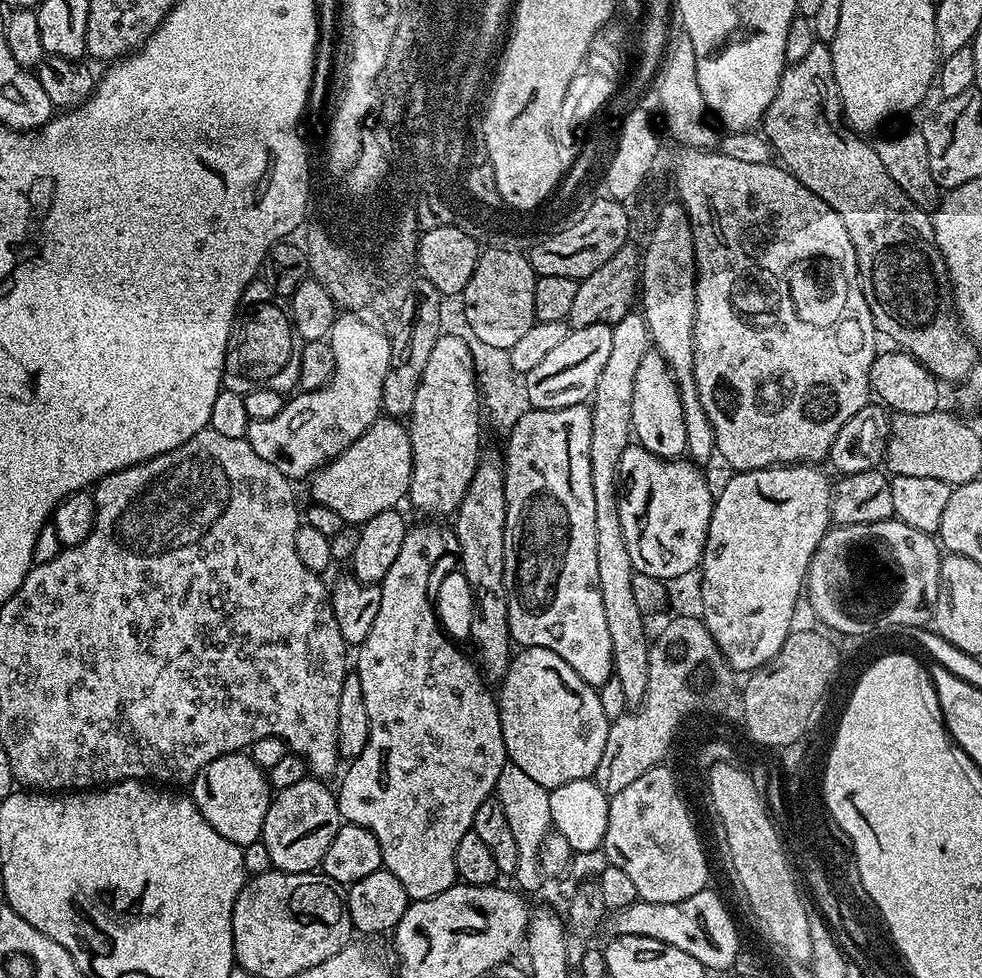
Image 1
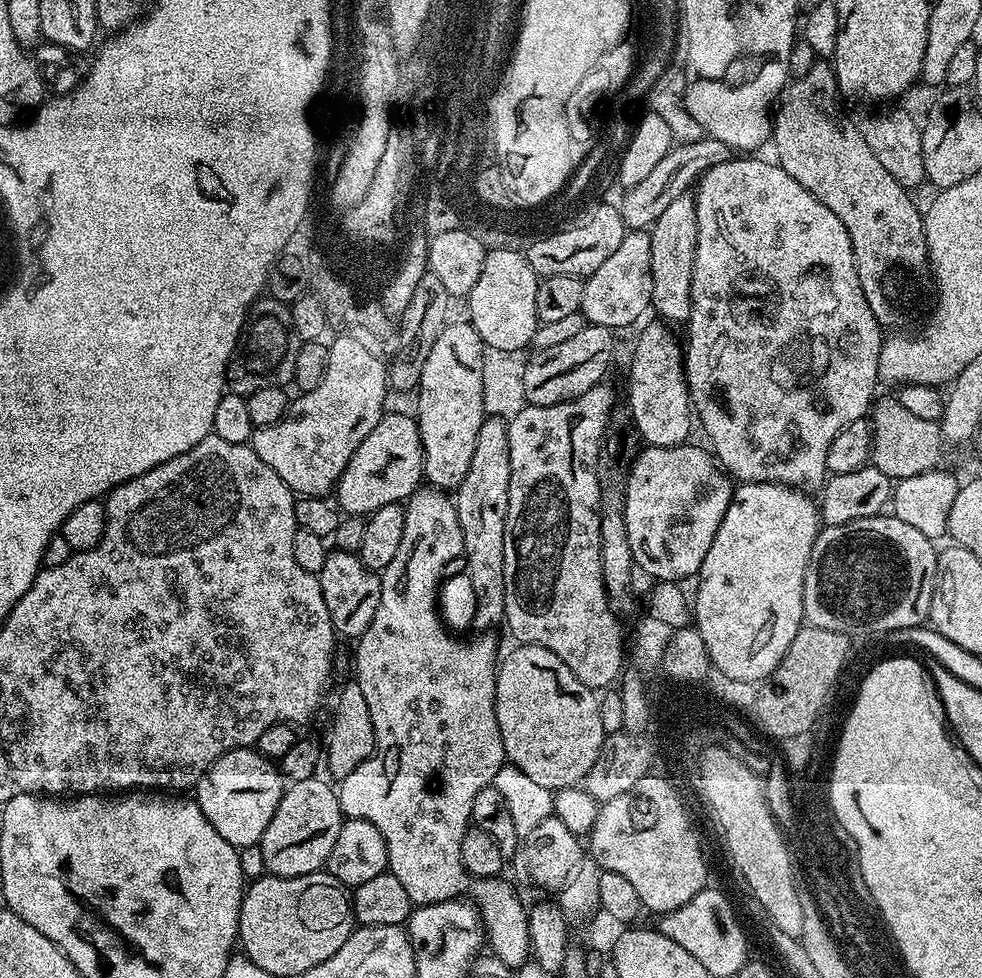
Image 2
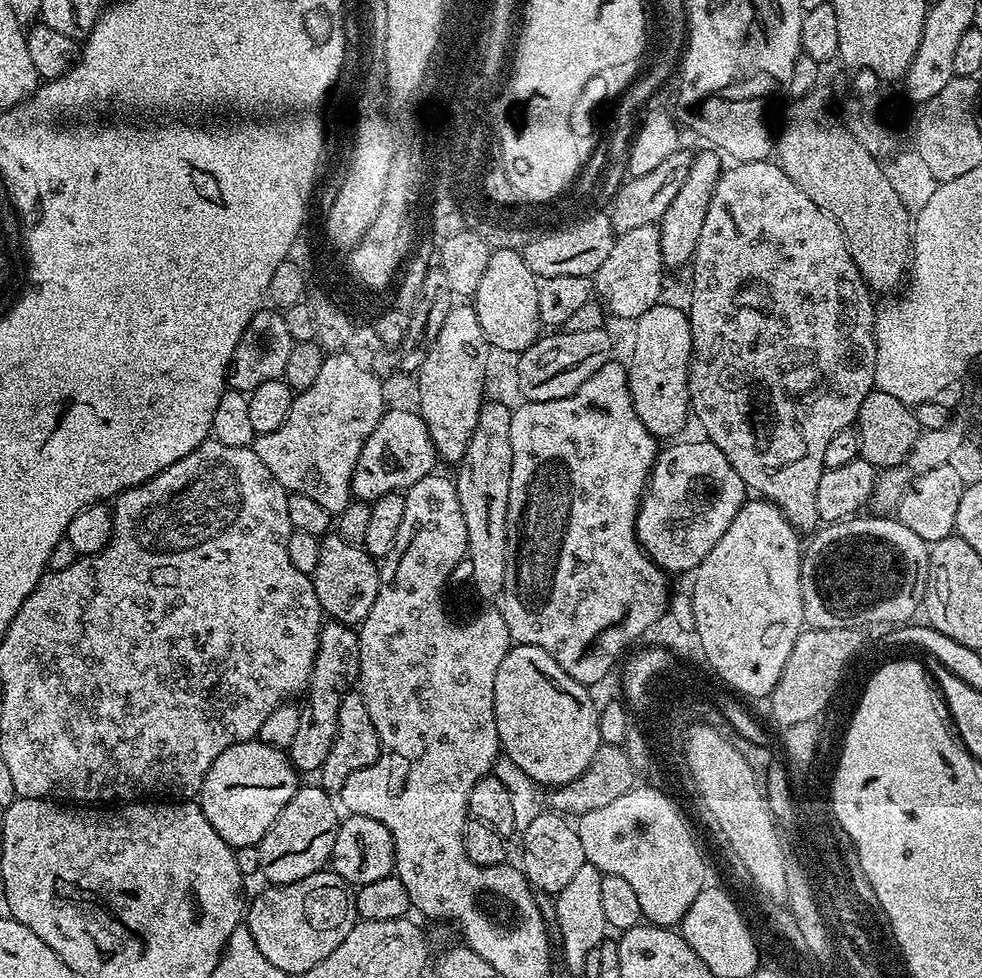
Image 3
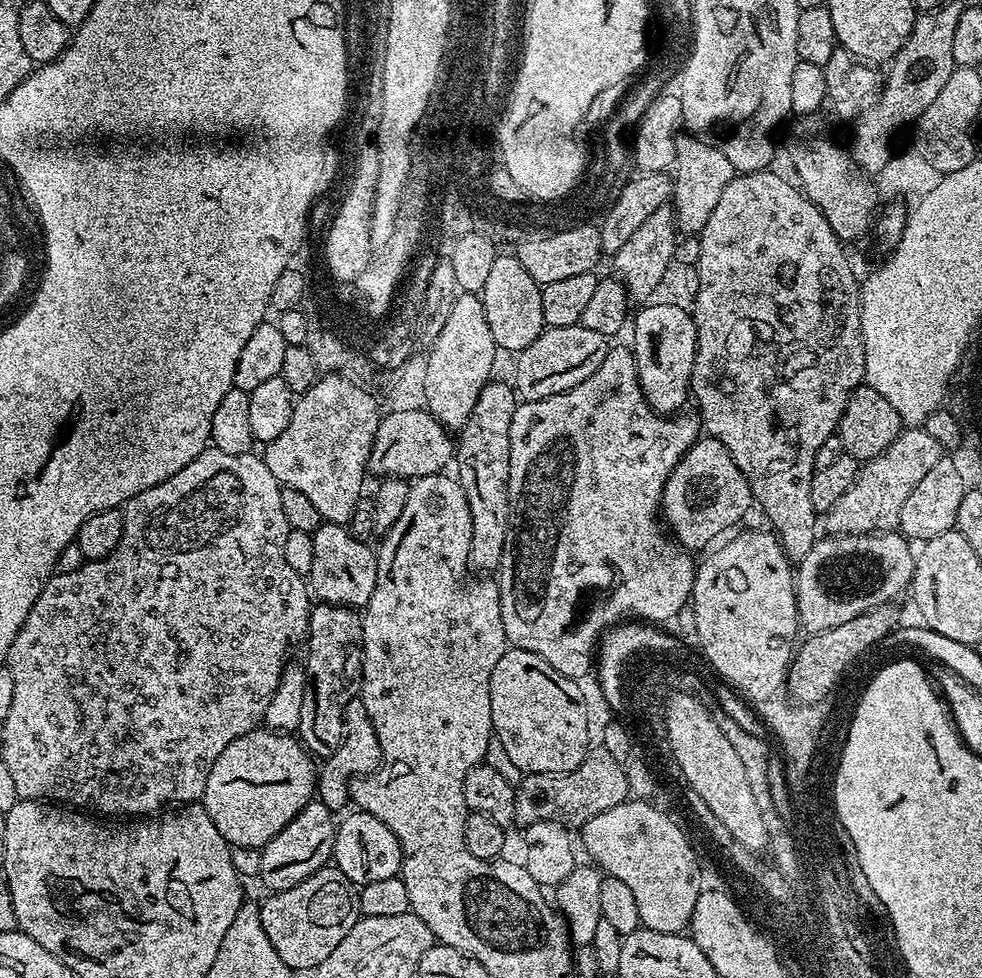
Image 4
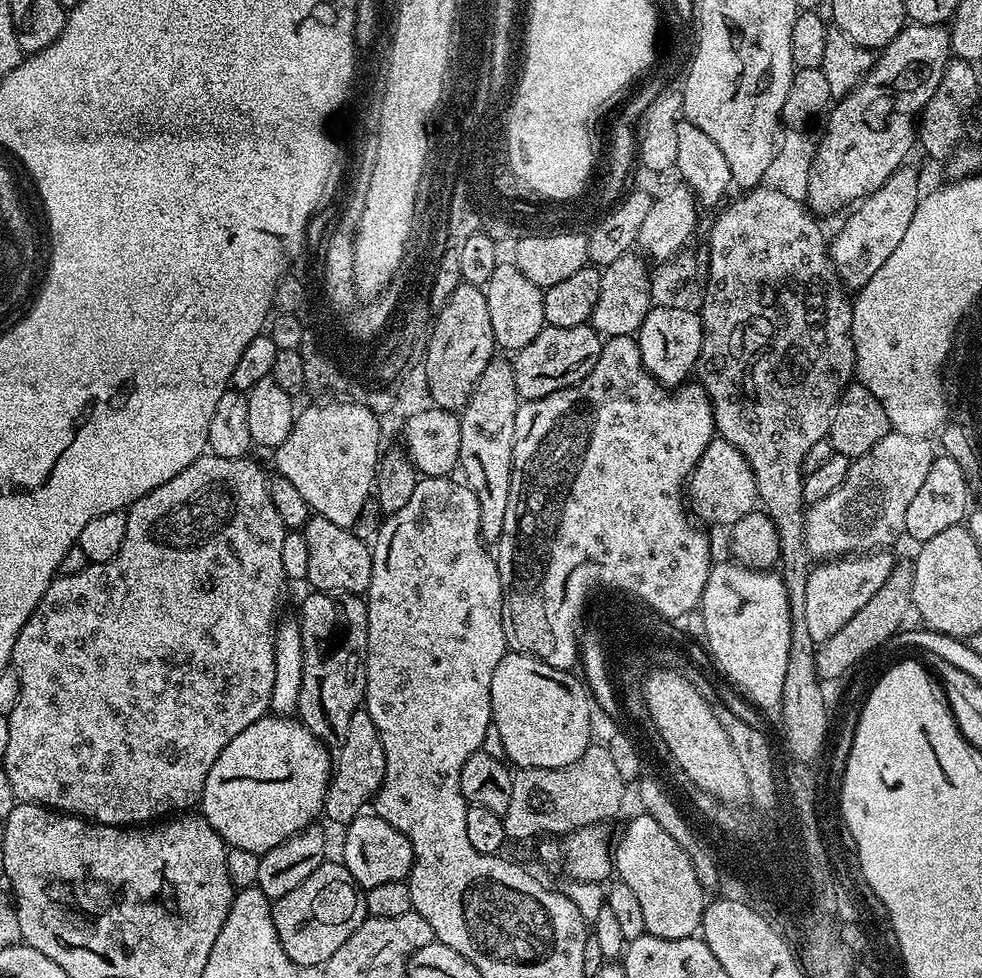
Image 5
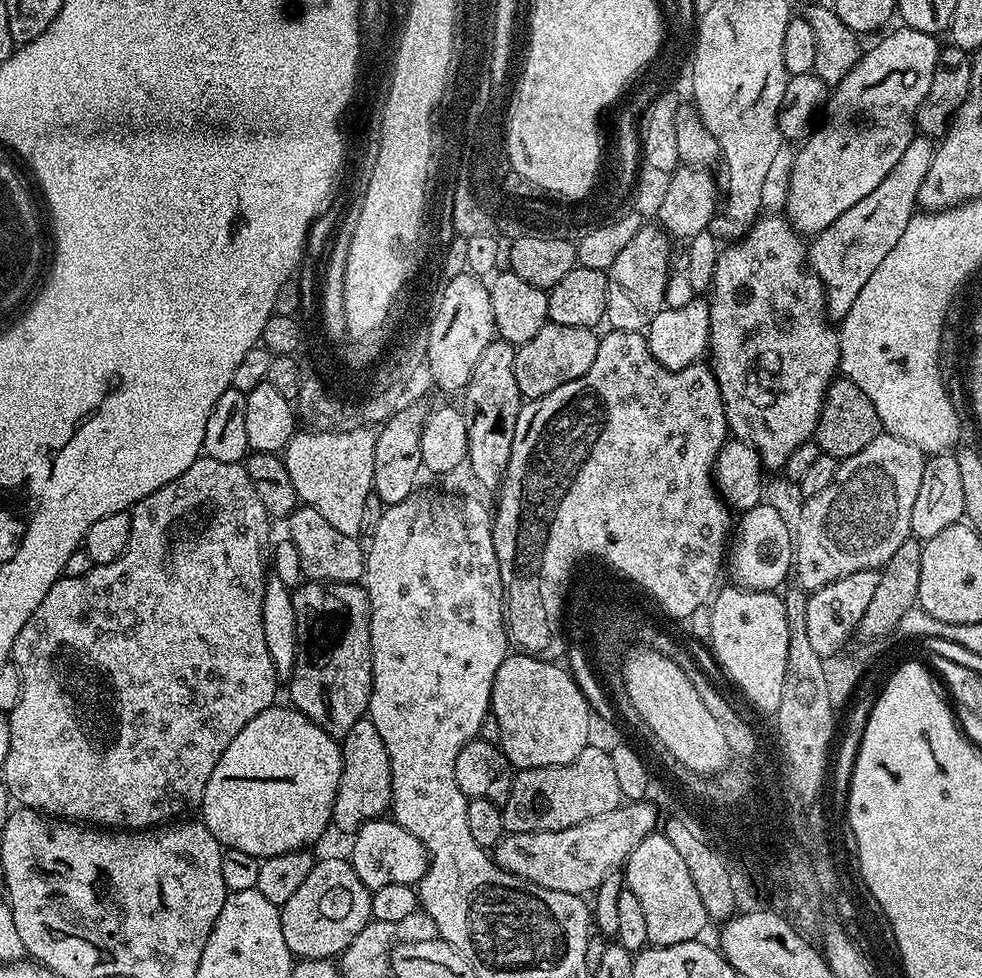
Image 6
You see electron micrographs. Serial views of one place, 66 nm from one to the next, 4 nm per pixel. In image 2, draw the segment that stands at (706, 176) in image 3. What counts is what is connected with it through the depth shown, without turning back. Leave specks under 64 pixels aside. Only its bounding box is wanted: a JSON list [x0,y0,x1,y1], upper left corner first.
[650,194,698,325]

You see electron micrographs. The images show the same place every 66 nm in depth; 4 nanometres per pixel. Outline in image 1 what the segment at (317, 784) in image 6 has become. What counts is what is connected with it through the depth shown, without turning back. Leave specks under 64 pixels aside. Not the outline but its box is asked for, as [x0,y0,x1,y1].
[190,752,274,846]

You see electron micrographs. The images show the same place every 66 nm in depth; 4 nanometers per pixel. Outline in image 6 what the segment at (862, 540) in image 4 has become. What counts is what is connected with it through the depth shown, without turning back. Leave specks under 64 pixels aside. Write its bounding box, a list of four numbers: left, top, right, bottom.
[806,568,879,657]

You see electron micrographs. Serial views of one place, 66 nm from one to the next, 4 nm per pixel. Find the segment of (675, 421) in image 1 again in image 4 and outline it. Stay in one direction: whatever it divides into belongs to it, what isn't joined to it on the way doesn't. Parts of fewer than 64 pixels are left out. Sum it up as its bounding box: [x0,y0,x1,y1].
[631,304,696,414]

